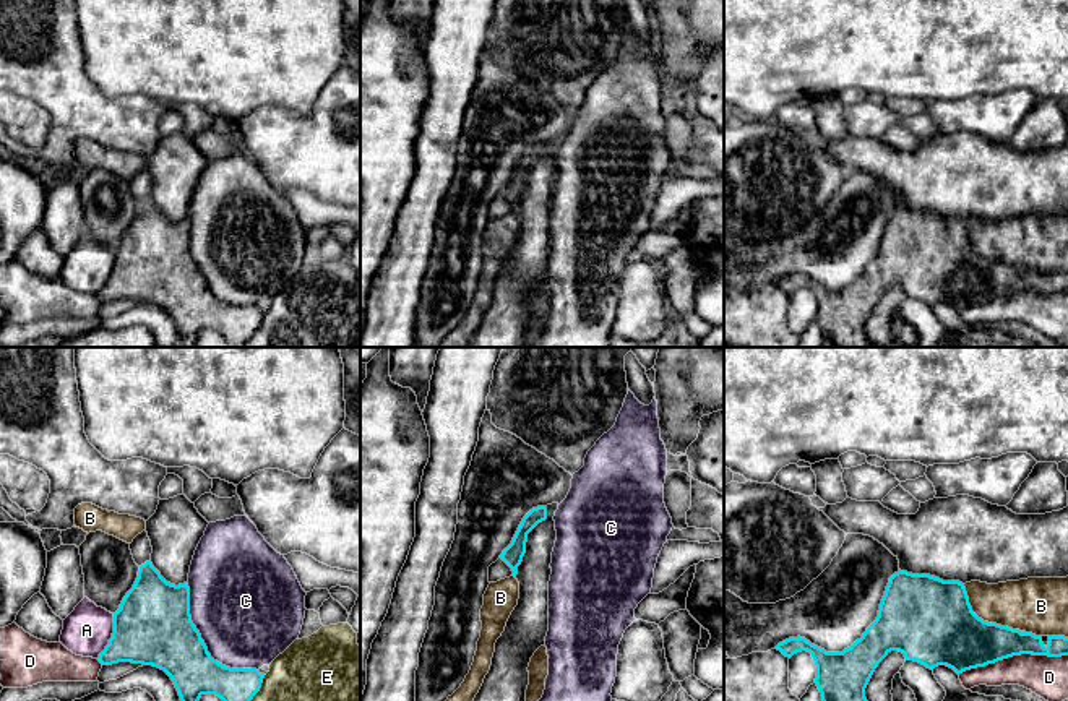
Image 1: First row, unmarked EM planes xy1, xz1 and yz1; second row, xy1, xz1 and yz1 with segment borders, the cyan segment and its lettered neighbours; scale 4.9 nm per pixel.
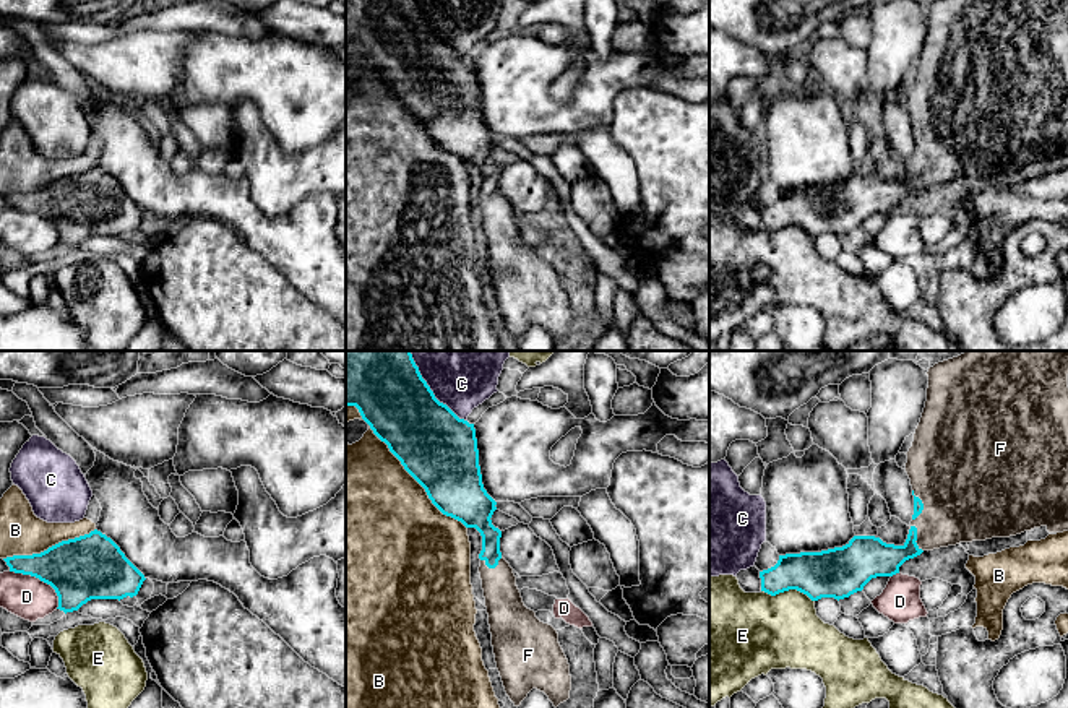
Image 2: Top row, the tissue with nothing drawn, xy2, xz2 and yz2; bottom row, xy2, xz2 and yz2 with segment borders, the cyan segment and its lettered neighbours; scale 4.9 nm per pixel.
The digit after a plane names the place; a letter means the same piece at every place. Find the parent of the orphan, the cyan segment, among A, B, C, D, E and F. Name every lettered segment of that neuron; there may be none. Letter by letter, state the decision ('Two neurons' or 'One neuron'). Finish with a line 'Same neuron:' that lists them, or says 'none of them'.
A: Two neurons
B: Two neurons
C: Two neurons
D: Two neurons
E: Two neurons
F: One neuron
Same neuron: F

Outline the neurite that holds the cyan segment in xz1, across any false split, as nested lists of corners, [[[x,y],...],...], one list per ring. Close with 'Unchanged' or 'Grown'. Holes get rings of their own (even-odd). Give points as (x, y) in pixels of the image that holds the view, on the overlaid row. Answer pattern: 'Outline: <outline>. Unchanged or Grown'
Outline: [[[537,506],[532,508],[521,521],[511,544],[503,550],[500,558],[511,568],[513,574],[516,578],[518,566],[523,561],[523,557],[526,553],[526,542],[528,534],[542,521],[547,519],[547,508]]]. Unchanged

